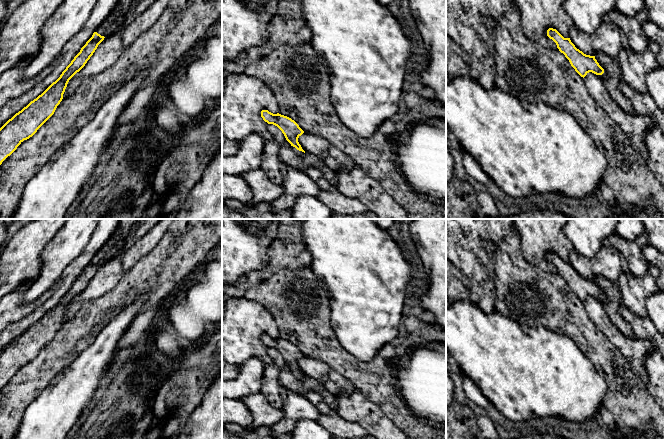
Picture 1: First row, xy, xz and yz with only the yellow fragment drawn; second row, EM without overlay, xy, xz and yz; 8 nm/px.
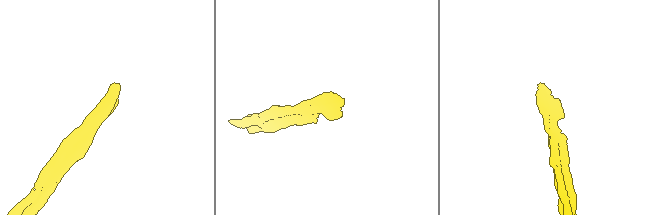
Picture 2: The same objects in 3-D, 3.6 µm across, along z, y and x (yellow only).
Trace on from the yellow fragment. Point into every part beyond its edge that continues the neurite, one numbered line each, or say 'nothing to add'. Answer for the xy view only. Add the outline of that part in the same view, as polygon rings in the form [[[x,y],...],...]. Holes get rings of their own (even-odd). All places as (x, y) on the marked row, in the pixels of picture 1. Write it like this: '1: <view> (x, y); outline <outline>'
1: xy (113, 22); outline [[[120,0],[118,6],[97,28],[96,32],[104,37],[115,33],[120,27],[122,27],[125,15],[131,8],[133,2],[134,0]]]

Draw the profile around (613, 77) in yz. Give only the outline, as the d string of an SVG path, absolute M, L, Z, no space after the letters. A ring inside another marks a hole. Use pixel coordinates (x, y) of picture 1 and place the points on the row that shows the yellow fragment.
M596 53L595 59L605 71L604 83L612 100L624 111L632 113L633 107L630 100L621 92L622 75L617 57Z

